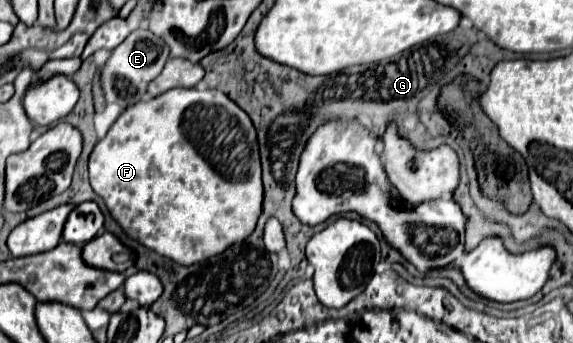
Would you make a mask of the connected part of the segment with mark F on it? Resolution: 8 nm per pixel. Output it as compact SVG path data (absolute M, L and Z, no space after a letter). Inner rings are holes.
M172 89L166 91L154 99L138 101L136 105L130 105L122 111L122 115L114 121L114 125L108 129L108 133L96 143L92 155L90 155L90 185L92 189L104 199L106 207L110 209L112 217L124 227L124 231L146 245L148 249L154 249L156 253L170 257L176 263L192 265L198 261L204 261L212 255L222 253L232 243L244 241L256 227L256 219L262 211L262 179L260 179L260 157L258 157L258 141L256 131L250 121L250 117L222 91L218 89Z

